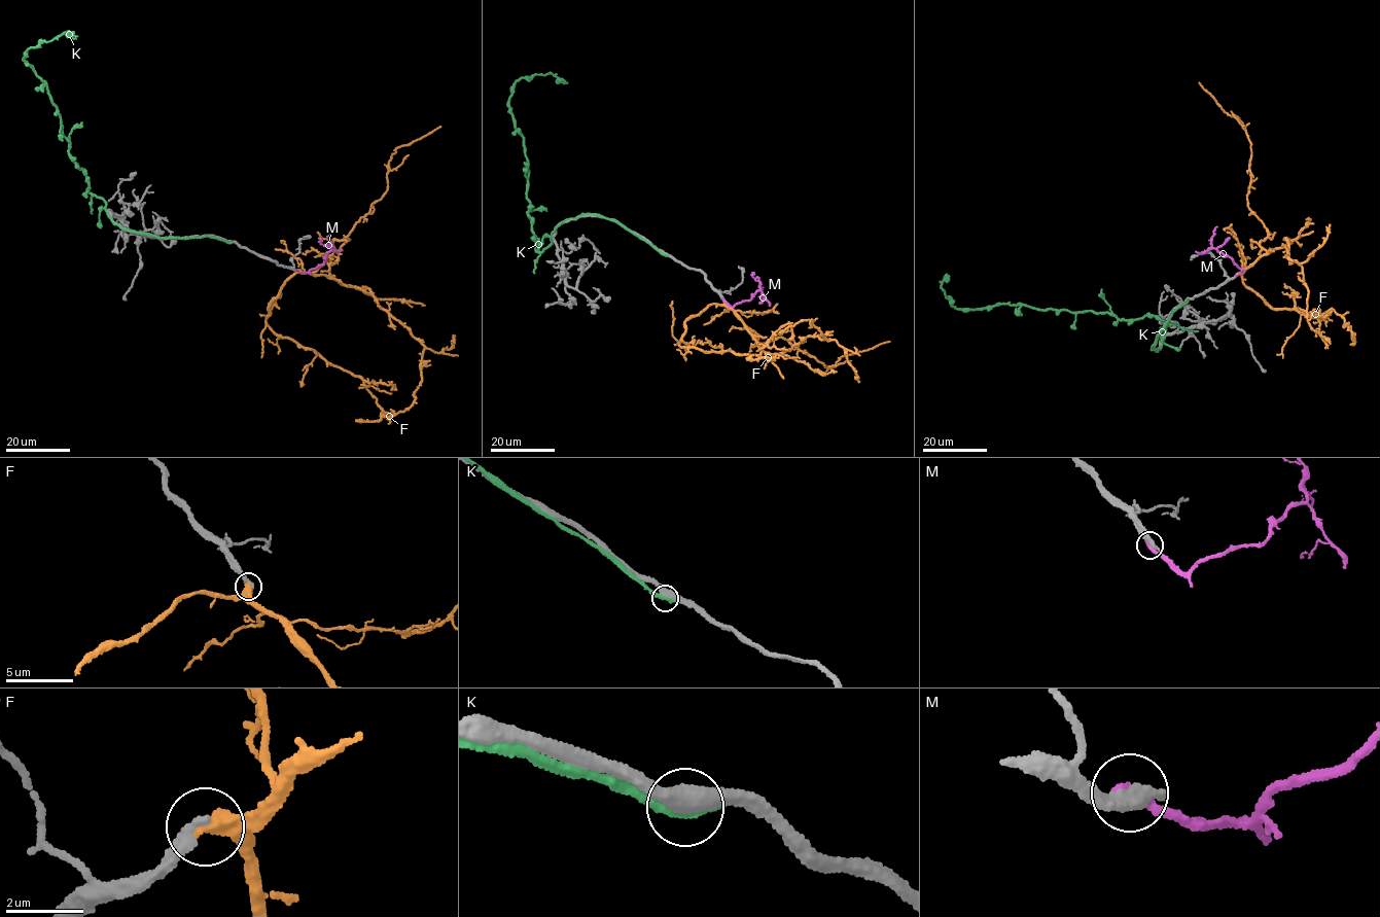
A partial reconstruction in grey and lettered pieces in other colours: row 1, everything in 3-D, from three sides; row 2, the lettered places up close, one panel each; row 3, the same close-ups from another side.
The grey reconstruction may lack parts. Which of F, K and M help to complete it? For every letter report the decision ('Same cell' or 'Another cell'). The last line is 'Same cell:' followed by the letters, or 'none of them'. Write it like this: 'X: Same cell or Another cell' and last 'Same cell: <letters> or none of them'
F: Same cell
K: Another cell
M: Another cell
Same cell: F

